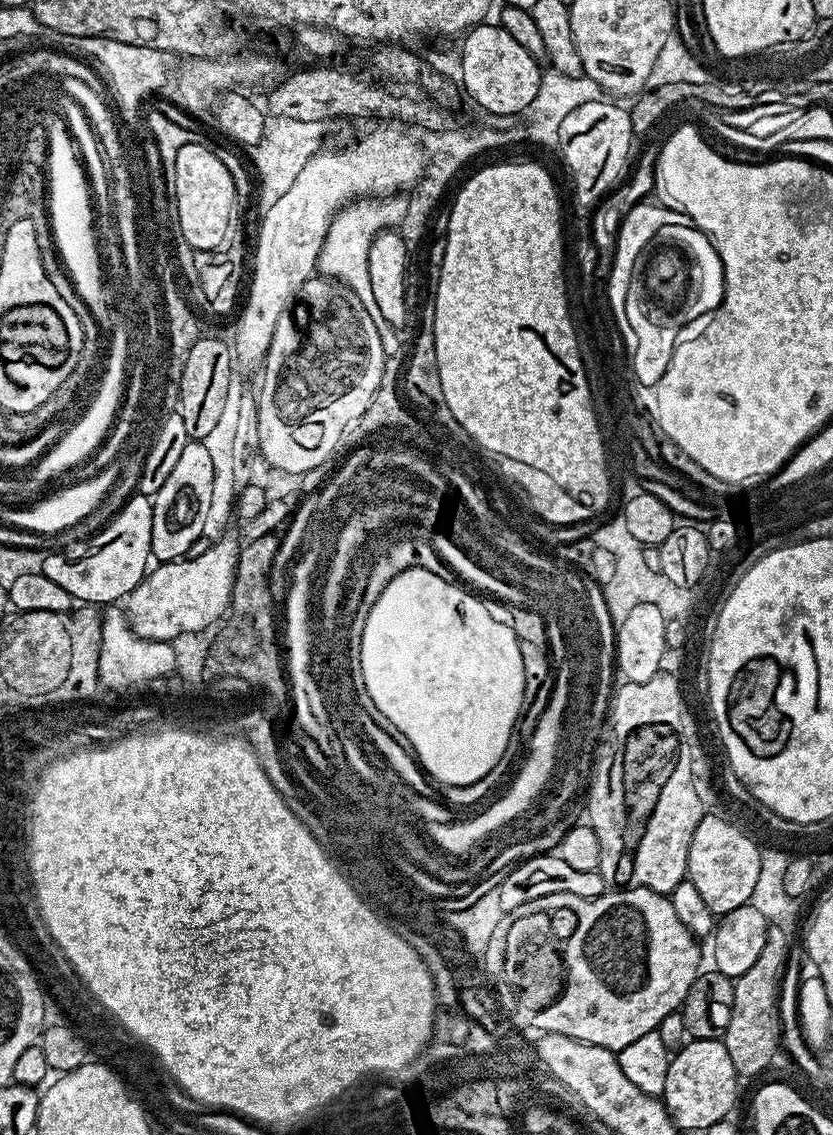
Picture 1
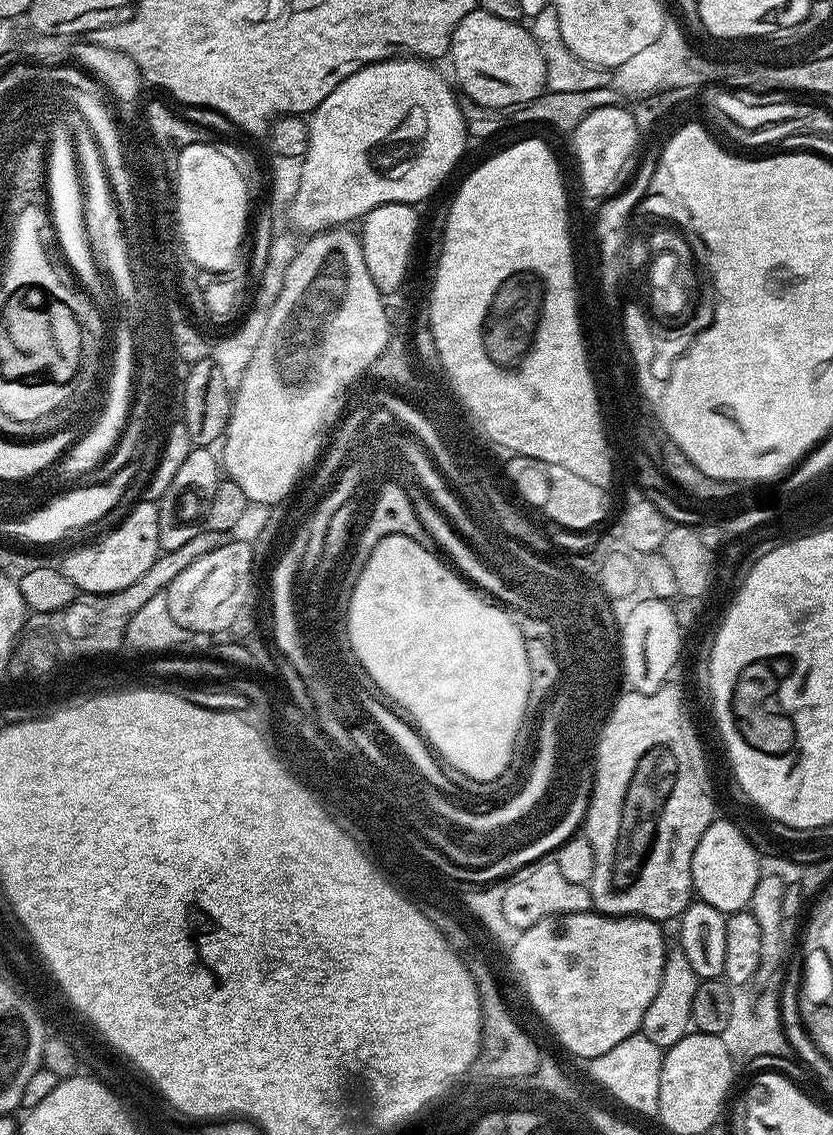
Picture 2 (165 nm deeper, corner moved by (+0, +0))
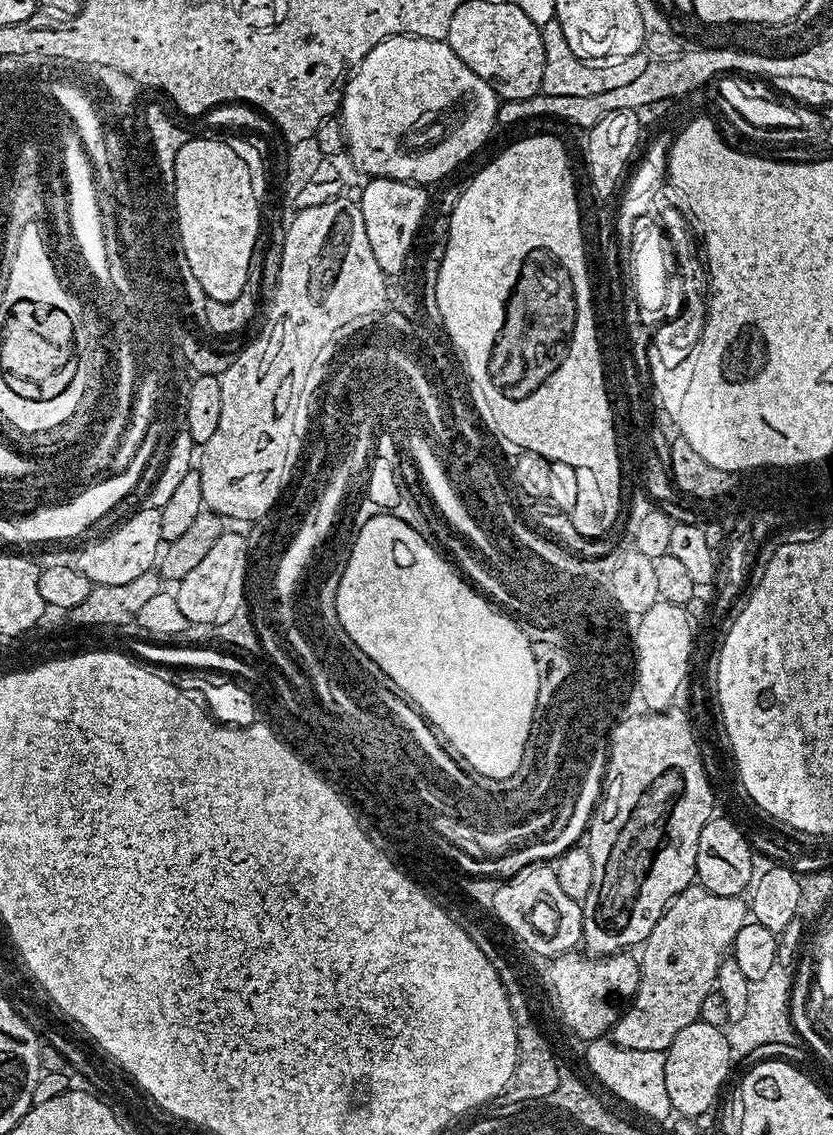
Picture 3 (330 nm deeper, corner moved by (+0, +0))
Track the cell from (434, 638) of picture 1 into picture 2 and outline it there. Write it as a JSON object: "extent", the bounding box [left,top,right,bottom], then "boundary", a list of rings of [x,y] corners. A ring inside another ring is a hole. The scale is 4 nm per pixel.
{"extent":[347,536,530,782],"boundary":[[[404,536],[382,537],[372,549],[369,560],[365,562],[365,568],[361,570],[361,576],[350,594],[347,616],[350,646],[353,647],[354,654],[365,667],[366,674],[372,679],[375,687],[401,713],[410,717],[411,723],[427,741],[428,747],[452,772],[467,779],[495,782],[512,764],[511,756],[518,748],[516,739],[520,736],[520,730],[522,732],[525,727],[524,716],[528,714],[530,666],[526,663],[525,638],[519,632],[518,626],[499,609],[496,602],[481,595],[475,587],[470,586],[469,581],[463,575],[457,574],[447,563],[444,565],[438,557],[436,552],[424,550],[415,542],[414,538]]]}

